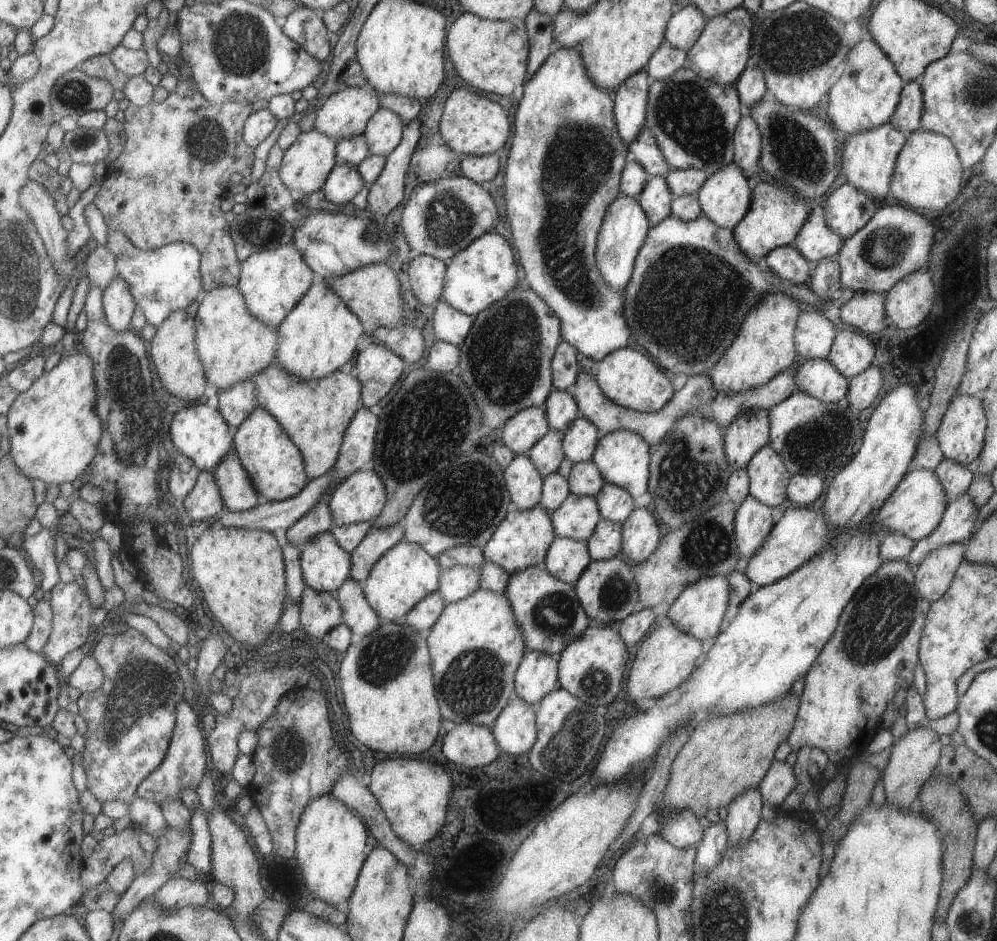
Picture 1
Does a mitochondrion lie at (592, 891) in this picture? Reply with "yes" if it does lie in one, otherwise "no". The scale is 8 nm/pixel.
no

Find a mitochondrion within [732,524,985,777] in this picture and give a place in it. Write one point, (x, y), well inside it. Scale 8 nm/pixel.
(881, 617)

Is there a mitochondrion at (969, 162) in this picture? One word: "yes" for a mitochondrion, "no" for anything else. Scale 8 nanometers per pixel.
no

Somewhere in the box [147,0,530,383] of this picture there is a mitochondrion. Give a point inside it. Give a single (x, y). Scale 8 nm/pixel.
(241, 45)

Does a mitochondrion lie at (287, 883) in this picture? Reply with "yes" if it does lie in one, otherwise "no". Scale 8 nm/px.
no

